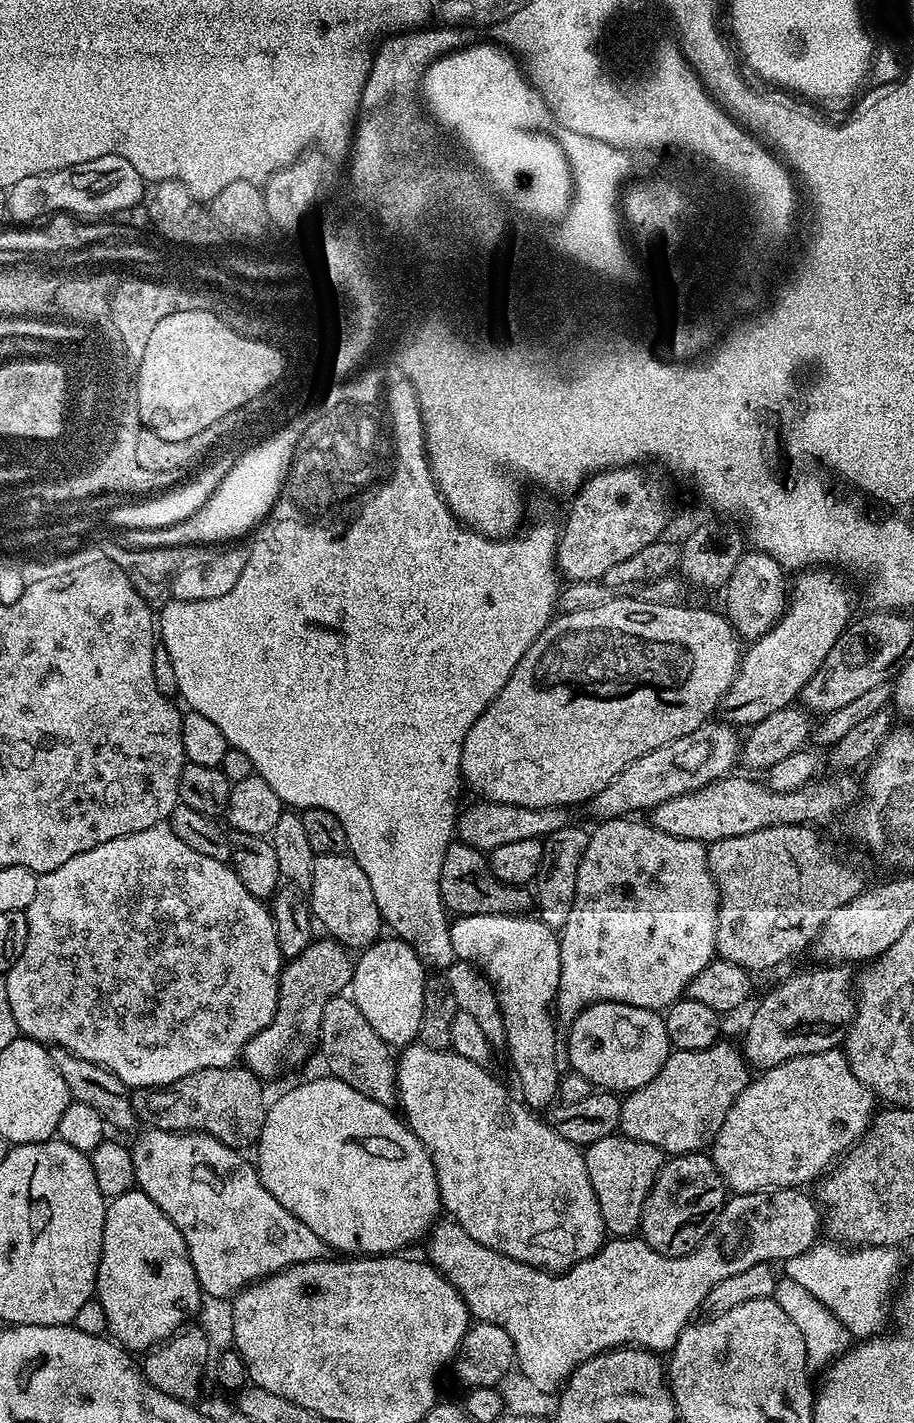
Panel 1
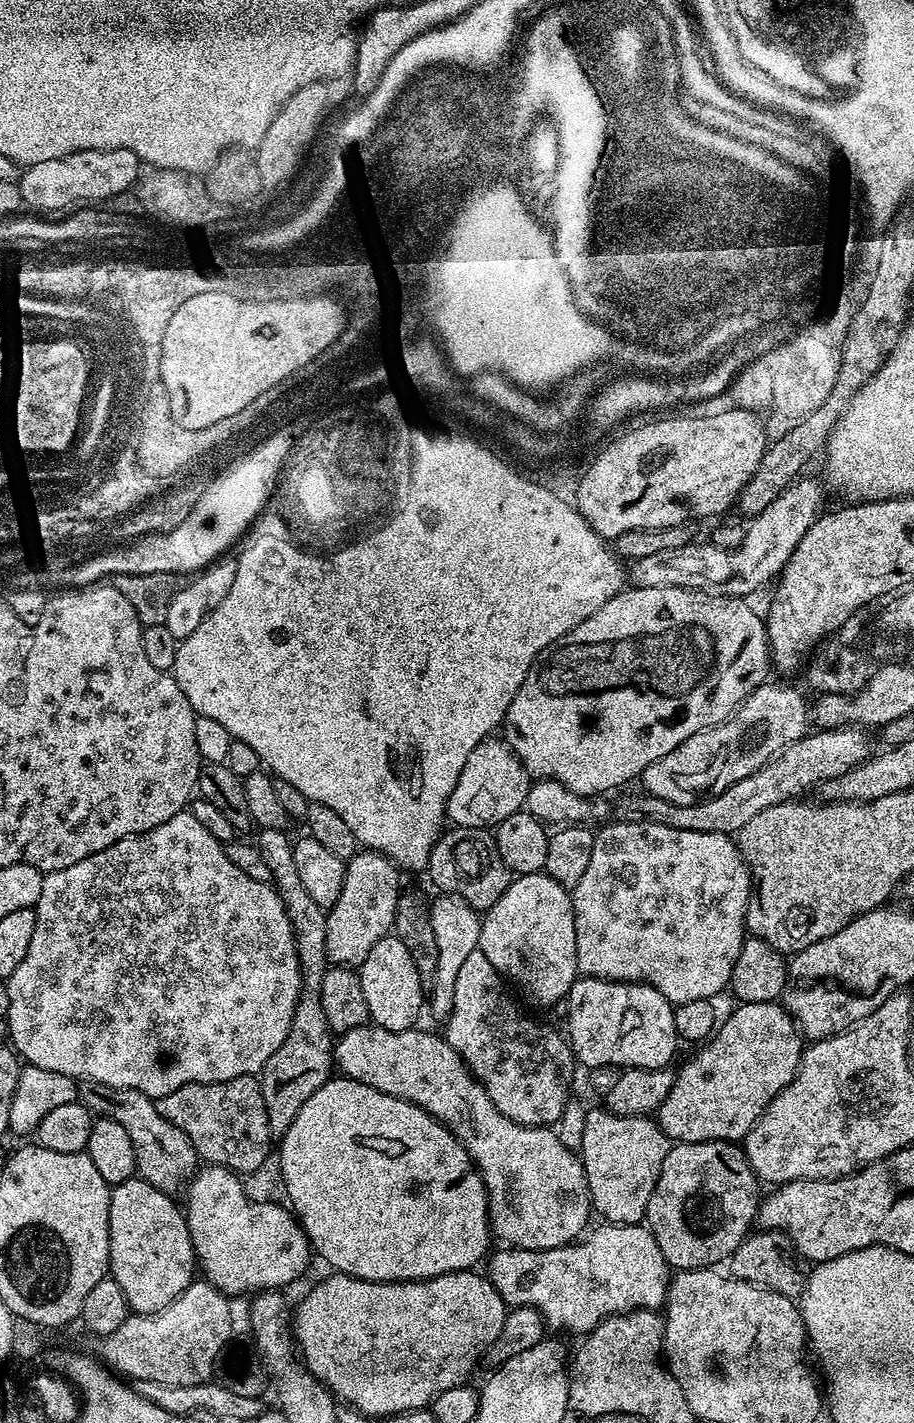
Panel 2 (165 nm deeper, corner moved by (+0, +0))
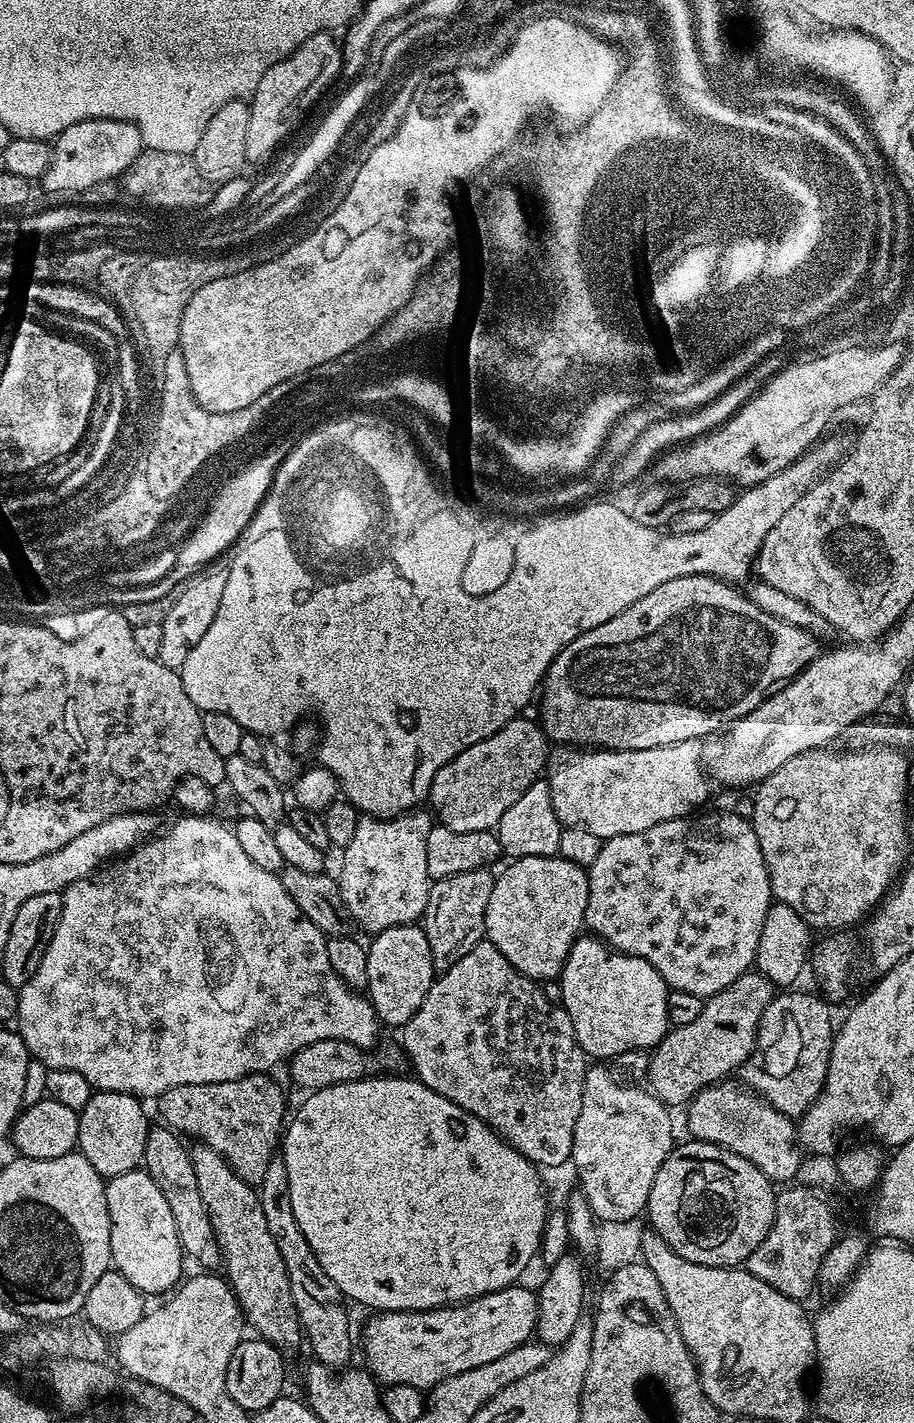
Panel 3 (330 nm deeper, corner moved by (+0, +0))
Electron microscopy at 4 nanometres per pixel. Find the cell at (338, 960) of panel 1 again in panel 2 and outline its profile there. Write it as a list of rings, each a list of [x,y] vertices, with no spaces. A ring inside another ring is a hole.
[[[360,850],[345,863],[342,894],[338,894],[338,902],[334,902],[334,906],[326,912],[326,954],[333,965],[359,966],[364,964],[366,954],[370,954],[370,950],[378,946],[382,937],[392,932],[392,924],[396,921],[398,898],[402,891],[400,875],[402,875],[401,869],[380,852]]]

